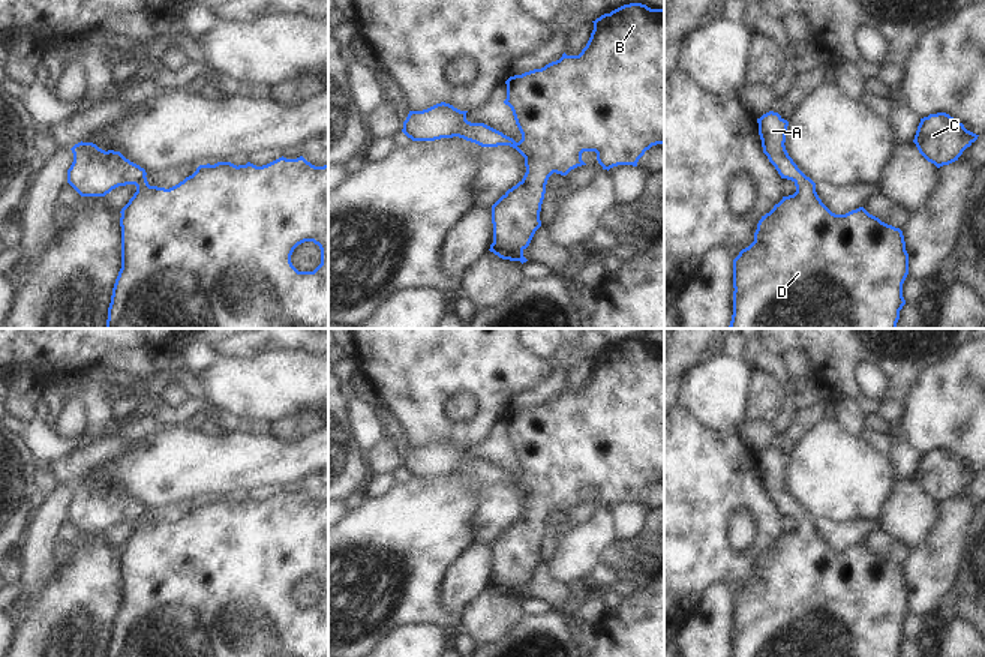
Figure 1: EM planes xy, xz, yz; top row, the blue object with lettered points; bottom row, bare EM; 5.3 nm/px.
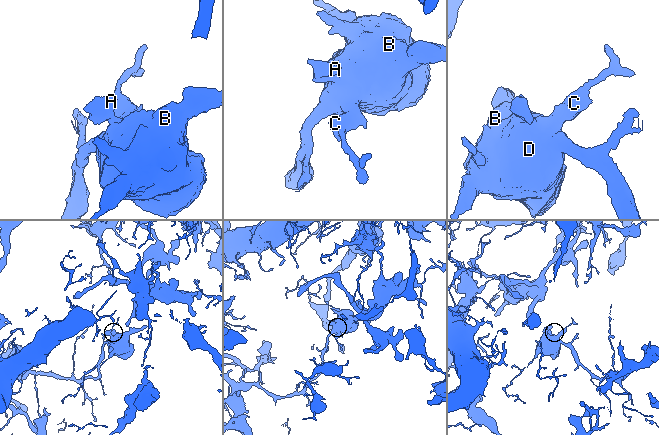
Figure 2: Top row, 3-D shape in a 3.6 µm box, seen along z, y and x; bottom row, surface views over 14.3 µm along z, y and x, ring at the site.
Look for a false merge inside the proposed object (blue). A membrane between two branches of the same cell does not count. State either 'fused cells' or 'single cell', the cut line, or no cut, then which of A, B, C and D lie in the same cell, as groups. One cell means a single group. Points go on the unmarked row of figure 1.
single cell; no cut; A B C D

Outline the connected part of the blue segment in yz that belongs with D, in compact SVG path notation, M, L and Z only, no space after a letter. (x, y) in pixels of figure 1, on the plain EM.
M769 447L757 454L763 489L781 514L792 516L796 528L762 552L754 578L733 596L732 657L898 657L906 640L903 620L909 610L909 590L903 567L882 558L864 543L846 550L832 549L819 534L816 519L807 513L786 486L789 458Z

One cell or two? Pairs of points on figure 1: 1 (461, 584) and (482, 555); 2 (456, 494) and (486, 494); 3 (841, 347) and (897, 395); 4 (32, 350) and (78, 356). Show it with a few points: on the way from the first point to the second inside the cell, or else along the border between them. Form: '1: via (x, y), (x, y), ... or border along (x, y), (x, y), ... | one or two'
1: via (468, 576), (476, 563) | one
2: border along (482, 483), (477, 488), (479, 504), (470, 528) | two
3: via (859, 347), (864, 347), (897, 377) | one
4: via (44, 345), (66, 345) | one

